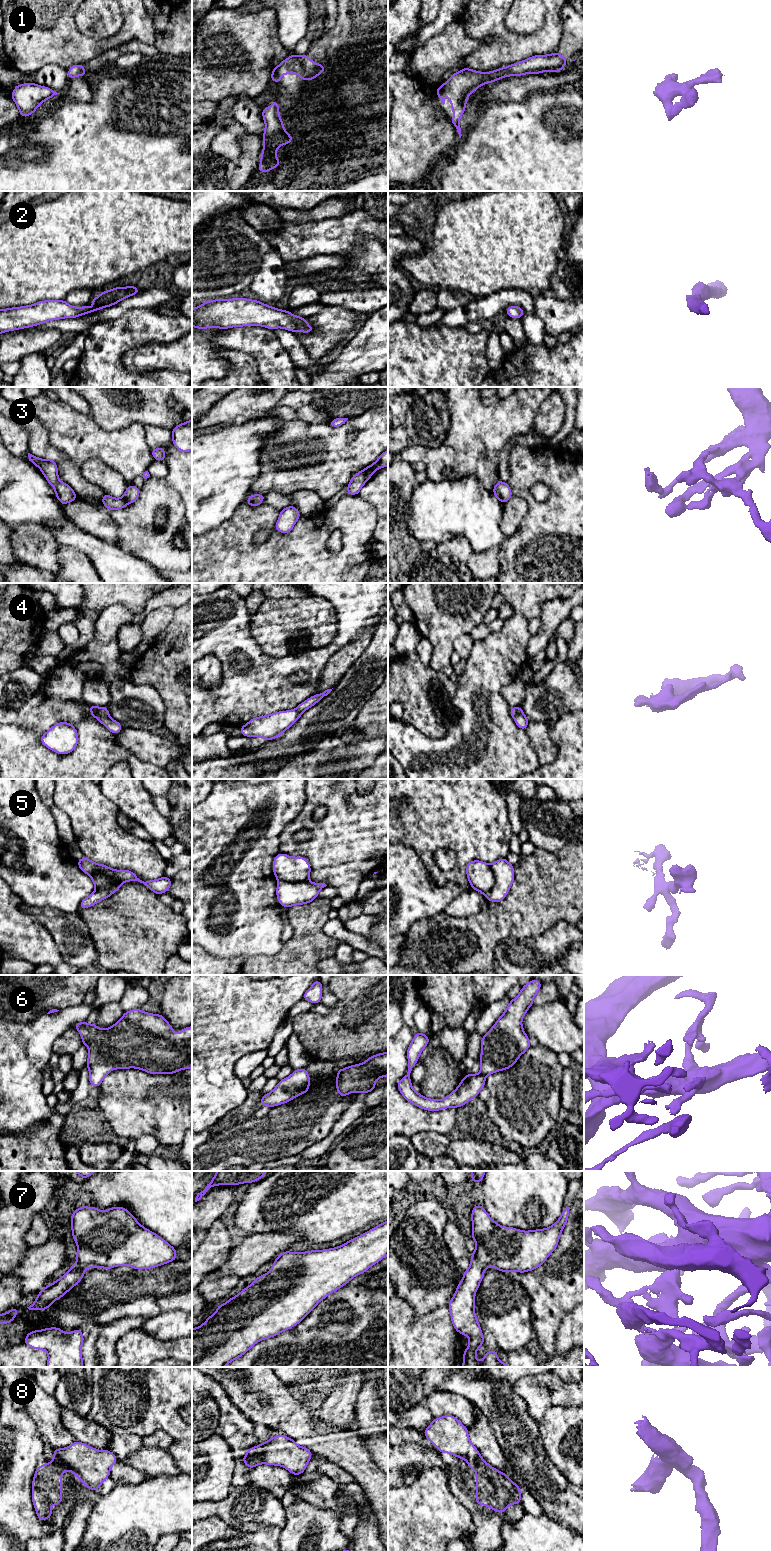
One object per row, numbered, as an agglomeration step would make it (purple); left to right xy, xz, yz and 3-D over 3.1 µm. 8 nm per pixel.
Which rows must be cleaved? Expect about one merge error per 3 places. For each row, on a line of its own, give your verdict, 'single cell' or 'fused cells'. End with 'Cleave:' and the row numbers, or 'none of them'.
1: single cell
2: single cell
3: fused cells
4: fused cells
5: fused cells
6: single cell
7: single cell
8: fused cells
Cleave: 3, 4, 5, 8

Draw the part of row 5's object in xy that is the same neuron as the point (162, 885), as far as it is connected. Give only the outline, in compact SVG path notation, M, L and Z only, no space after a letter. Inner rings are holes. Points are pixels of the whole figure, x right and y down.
M83 856L78 862L78 867L87 875L93 874L96 870L104 875L106 875L109 879L112 879L114 882L129 882L129 881L138 881L147 886L150 890L152 890L157 895L168 892L172 880L168 877L161 877L156 880L147 880L146 882L140 880L138 876L129 870L115 870L106 865L102 865L99 863L95 863L89 860L87 857Z

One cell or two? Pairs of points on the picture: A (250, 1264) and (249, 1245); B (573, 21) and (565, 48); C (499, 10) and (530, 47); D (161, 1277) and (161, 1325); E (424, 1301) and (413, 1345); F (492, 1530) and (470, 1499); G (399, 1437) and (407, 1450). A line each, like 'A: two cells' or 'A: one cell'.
A: one cell
B: one cell
C: one cell
D: two cells
E: two cells
F: one cell
G: two cells

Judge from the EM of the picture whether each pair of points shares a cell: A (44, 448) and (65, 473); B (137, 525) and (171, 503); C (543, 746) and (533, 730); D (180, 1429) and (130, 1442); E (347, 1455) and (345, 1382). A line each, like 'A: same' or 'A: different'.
A: same
B: same
C: same
D: different
E: different

